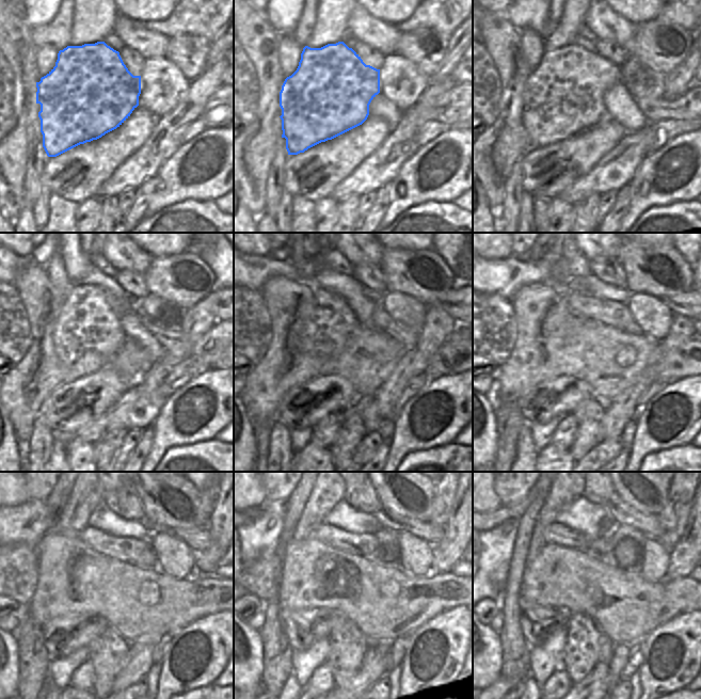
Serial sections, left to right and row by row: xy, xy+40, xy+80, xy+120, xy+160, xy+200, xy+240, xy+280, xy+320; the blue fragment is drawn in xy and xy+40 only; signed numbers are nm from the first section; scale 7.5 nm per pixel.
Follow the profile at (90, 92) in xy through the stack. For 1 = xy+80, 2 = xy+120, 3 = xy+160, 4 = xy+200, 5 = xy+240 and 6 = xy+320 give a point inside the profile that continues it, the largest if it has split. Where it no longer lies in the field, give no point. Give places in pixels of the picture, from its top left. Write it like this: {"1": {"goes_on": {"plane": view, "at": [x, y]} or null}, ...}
{"1": {"goes_on": {"plane": "xy+80", "at": [563, 96]}}, "2": {"goes_on": {"plane": "xy+120", "at": [89, 336]}}, "3": {"goes_on": {"plane": "xy+160", "at": [325, 322]}}, "4": {"goes_on": {"plane": "xy+200", "at": [560, 316]}}, "5": {"goes_on": {"plane": "xy+240", "at": [86, 551]}}, "6": {"goes_on": {"plane": "xy+320", "at": [566, 553]}}}

